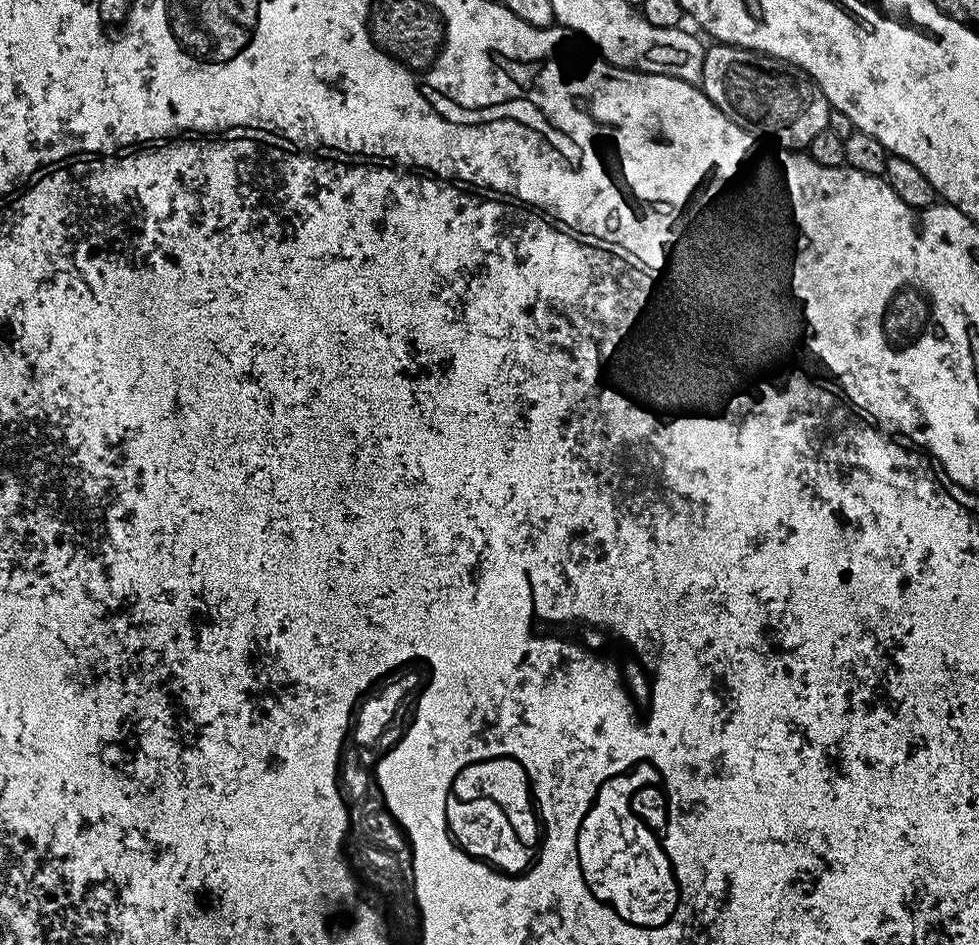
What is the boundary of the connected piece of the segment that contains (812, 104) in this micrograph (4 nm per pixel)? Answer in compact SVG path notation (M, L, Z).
M709 43L704 49L699 87L703 88L706 98L710 98L710 102L714 102L714 106L718 106L722 114L726 114L726 118L730 118L738 126L742 126L742 130L761 141L773 140L777 149L807 149L808 144L814 142L814 138L818 138L818 134L828 131L828 119L832 108L824 91L798 66L768 56L765 52L739 48L733 44Z

